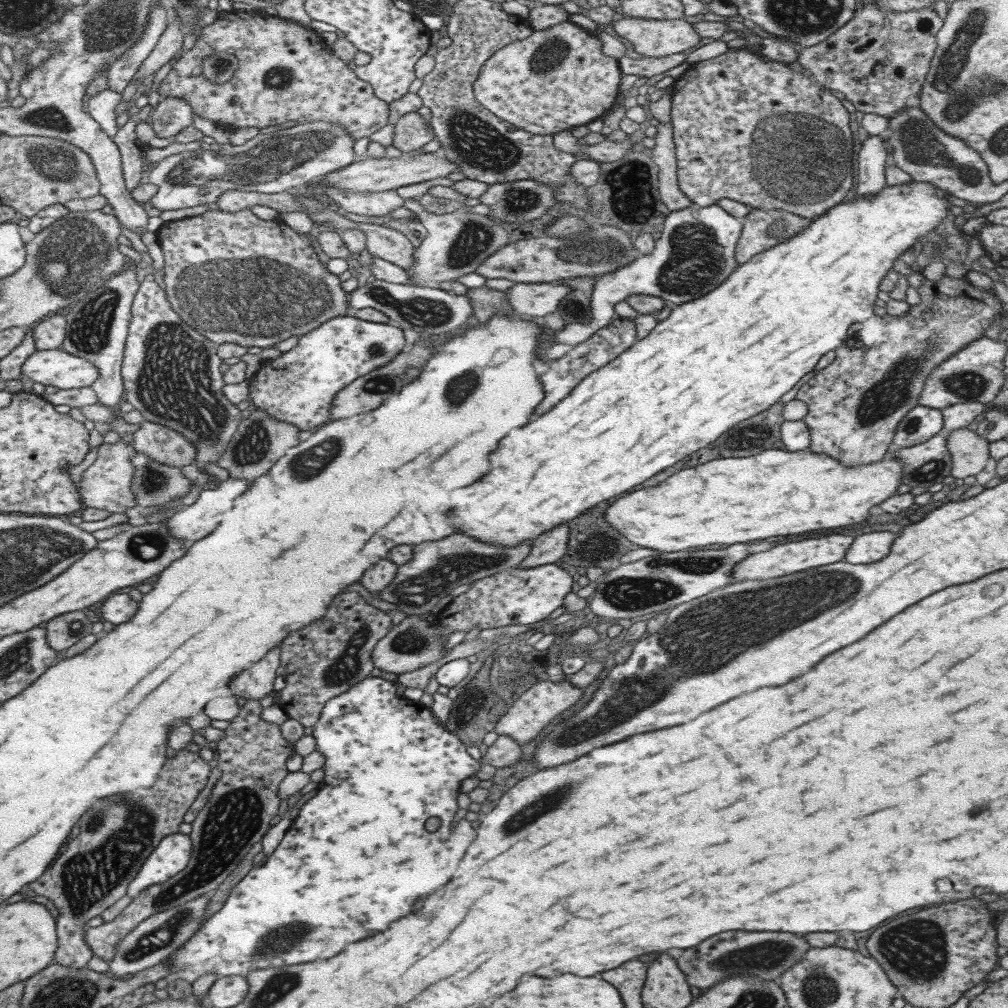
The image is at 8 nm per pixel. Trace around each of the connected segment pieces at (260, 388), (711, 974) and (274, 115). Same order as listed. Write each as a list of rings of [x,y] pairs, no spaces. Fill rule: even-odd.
[[[350,314],[327,320],[318,328],[300,335],[298,343],[276,360],[263,361],[261,367],[250,380],[249,396],[256,408],[266,411],[275,419],[297,426],[299,430],[314,431],[331,420],[330,405],[339,390],[347,387],[358,377],[387,365],[402,353],[405,340],[401,328],[392,325],[360,320]]]
[[[722,932],[718,936],[710,936],[694,948],[684,950],[684,954],[678,958],[678,966],[690,986],[705,991],[726,976],[738,973],[778,980],[780,974],[788,970],[796,960],[799,961],[810,947],[804,938],[798,938],[788,932]]]
[[[260,11],[251,15],[261,17],[244,20],[244,24],[222,24],[222,34],[220,24],[204,26],[201,40],[178,56],[177,63],[162,80],[158,88],[160,98],[186,100],[195,115],[232,130],[248,126],[261,129],[290,121],[298,125],[321,121],[343,126],[354,141],[370,137],[388,124],[395,125],[402,116],[416,113],[423,106],[418,94],[408,93],[389,104],[378,99],[372,85],[360,81],[311,28]],[[212,51],[227,51],[239,60],[234,76],[220,86],[202,78],[201,59]]]

